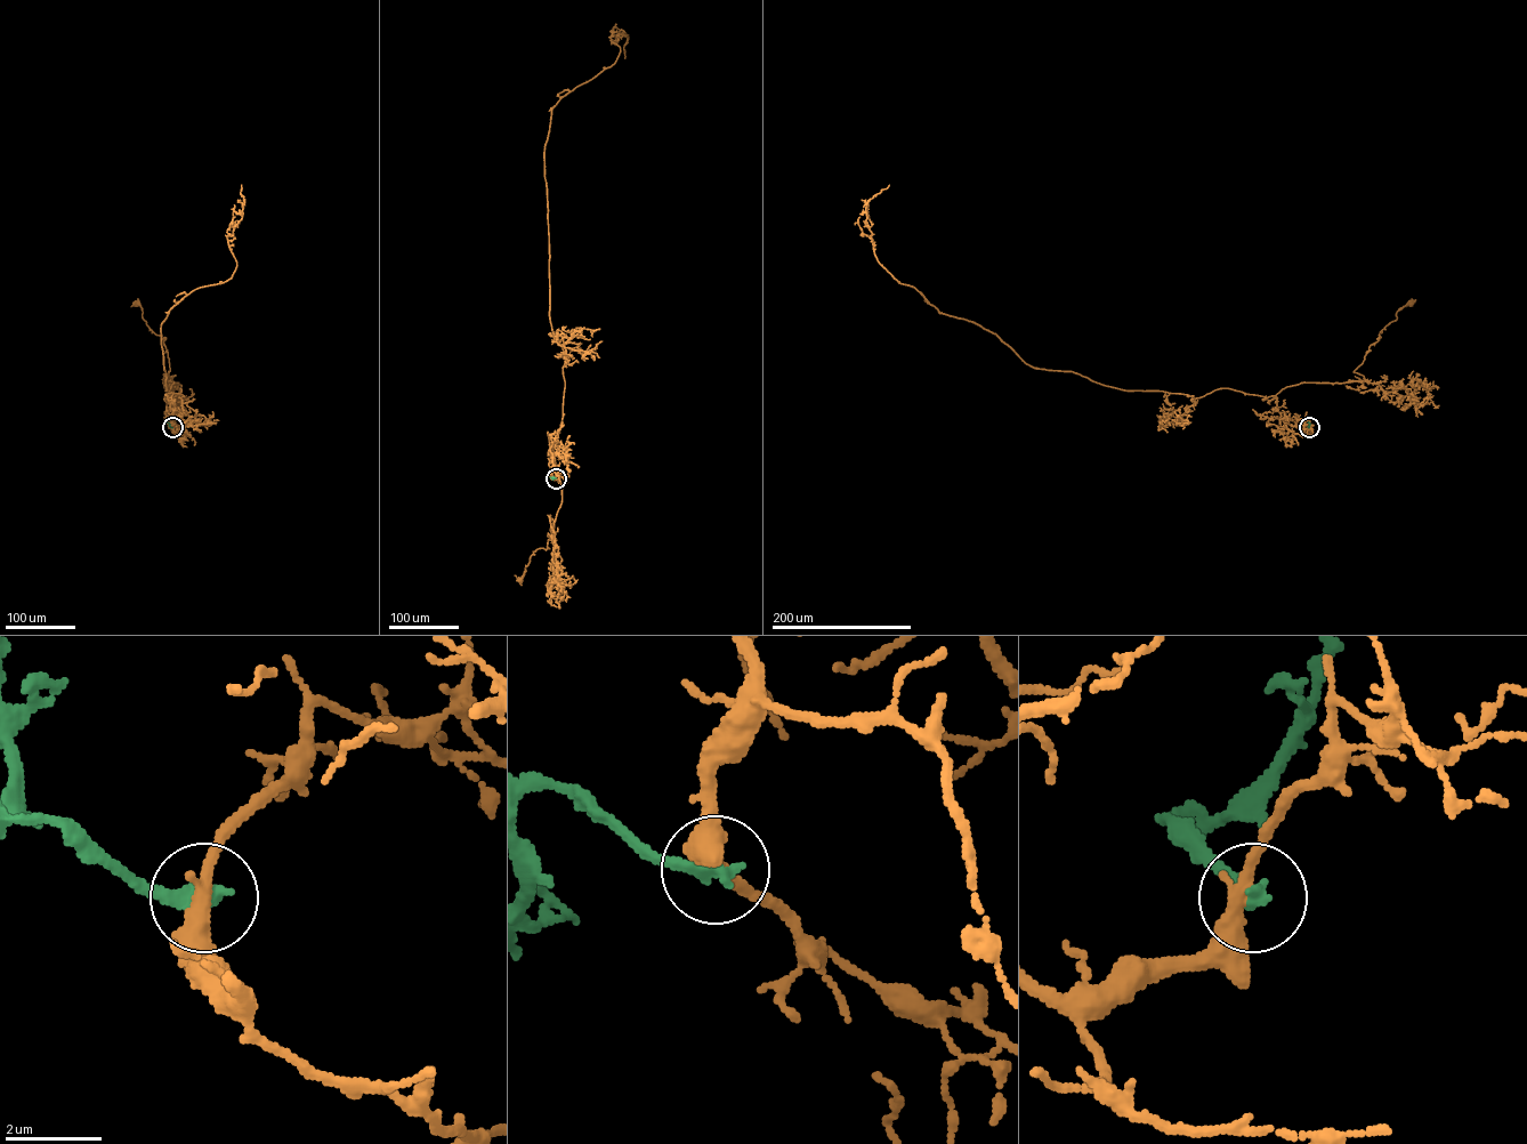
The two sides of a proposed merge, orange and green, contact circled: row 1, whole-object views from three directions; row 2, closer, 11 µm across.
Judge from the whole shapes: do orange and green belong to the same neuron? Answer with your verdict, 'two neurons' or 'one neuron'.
two neurons

